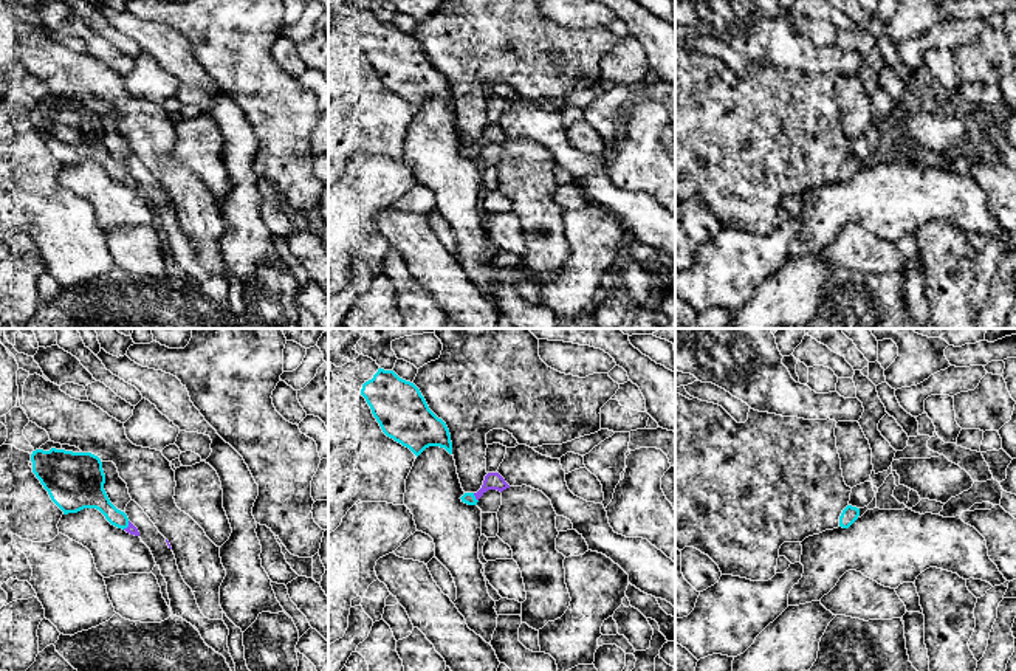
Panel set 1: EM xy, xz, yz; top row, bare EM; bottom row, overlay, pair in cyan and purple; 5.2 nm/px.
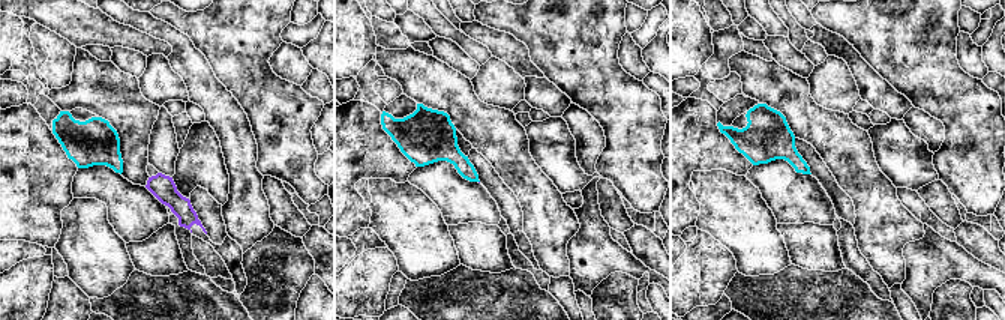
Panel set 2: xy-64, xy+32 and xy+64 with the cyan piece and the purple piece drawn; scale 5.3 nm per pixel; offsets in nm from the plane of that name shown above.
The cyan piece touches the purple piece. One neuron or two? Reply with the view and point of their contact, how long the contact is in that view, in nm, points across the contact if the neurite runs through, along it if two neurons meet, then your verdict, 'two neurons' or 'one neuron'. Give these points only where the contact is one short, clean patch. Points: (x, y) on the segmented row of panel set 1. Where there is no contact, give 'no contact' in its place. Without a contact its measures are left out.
contact xz (474, 498); length 50 nm; way xz (468, 498), (474, 498), (493, 481); one neuron

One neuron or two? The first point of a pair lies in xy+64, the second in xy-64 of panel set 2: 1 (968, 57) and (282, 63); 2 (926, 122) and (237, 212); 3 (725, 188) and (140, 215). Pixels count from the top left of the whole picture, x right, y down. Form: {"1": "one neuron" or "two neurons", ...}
{"1": "one neuron", "2": "one neuron", "3": "two neurons"}

